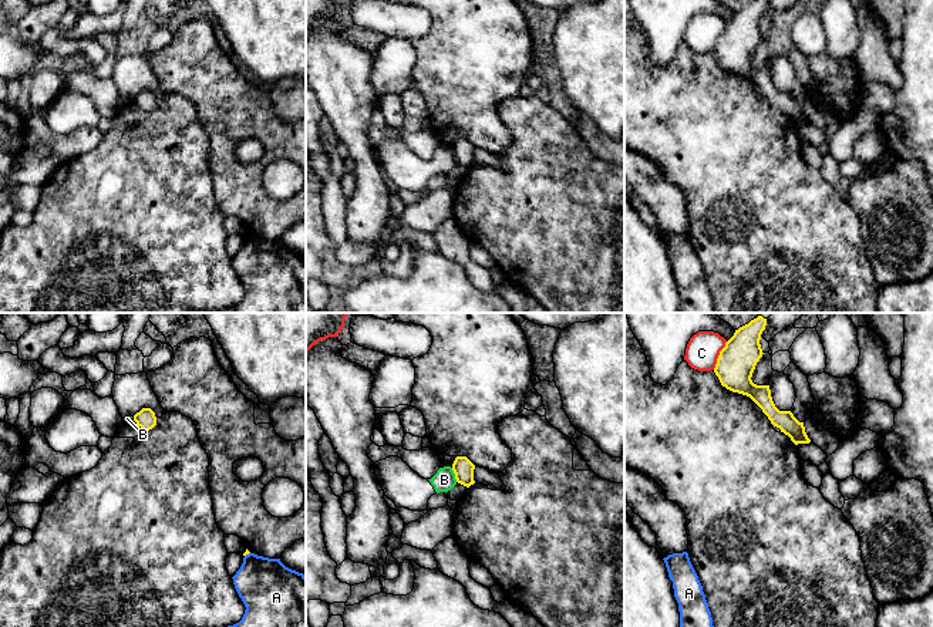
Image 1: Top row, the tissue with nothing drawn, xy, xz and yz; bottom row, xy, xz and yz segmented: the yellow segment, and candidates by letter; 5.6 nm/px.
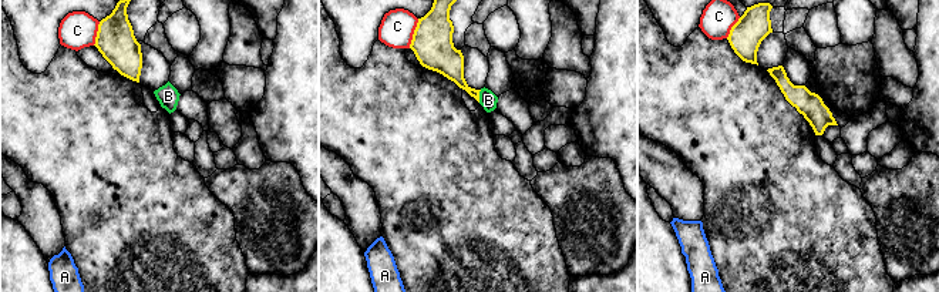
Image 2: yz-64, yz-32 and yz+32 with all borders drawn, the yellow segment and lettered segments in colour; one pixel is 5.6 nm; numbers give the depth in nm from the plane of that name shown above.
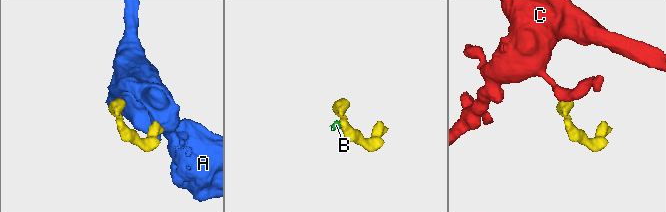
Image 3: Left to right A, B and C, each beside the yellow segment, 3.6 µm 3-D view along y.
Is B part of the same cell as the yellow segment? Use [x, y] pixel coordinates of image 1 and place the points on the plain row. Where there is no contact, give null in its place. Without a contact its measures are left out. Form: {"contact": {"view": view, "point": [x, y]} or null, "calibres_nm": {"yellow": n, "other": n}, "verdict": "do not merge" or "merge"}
{"contact": {"view": "xz", "point": [455, 157]}, "calibres_nm": {"yellow": 120, "other": 120}, "verdict": "do not merge"}

